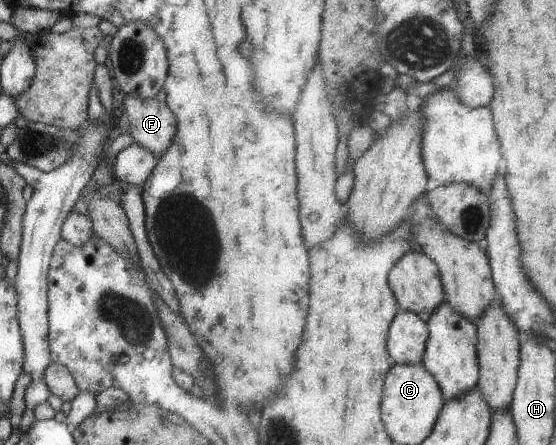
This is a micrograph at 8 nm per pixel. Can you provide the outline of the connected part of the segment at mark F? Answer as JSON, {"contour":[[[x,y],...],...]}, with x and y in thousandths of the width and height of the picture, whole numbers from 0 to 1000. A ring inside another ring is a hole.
{"contour":[[[225,211],[218,249],[225,249],[239,321],[266,335],[284,353],[299,337],[317,297],[317,263],[299,229],[277,218],[252,220]]]}

